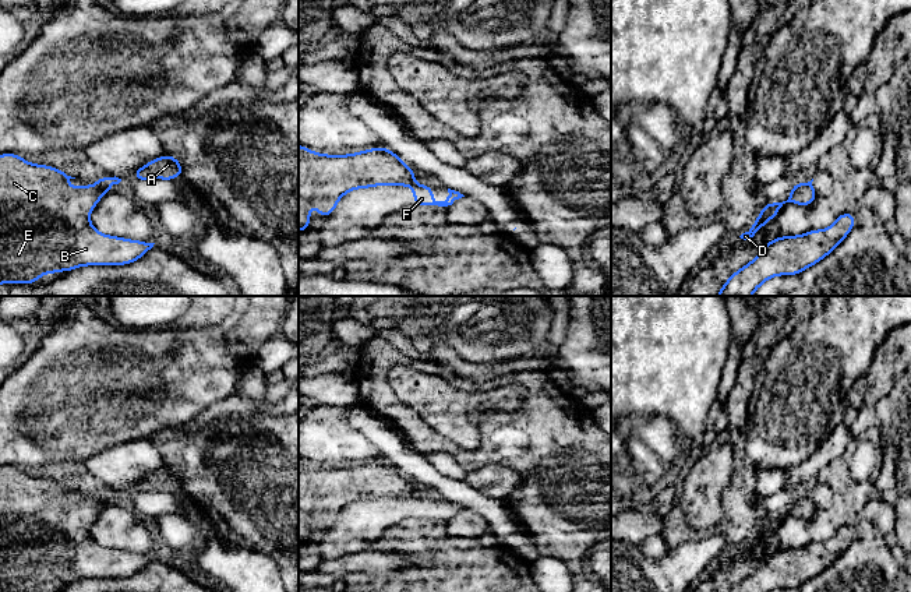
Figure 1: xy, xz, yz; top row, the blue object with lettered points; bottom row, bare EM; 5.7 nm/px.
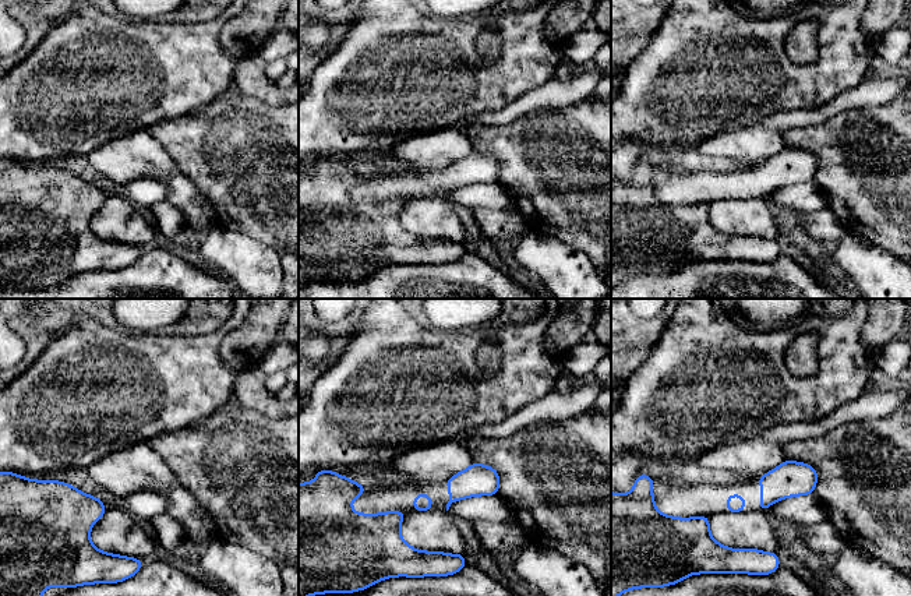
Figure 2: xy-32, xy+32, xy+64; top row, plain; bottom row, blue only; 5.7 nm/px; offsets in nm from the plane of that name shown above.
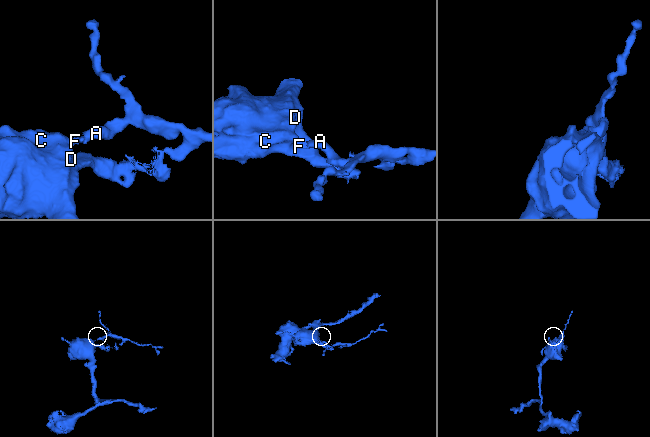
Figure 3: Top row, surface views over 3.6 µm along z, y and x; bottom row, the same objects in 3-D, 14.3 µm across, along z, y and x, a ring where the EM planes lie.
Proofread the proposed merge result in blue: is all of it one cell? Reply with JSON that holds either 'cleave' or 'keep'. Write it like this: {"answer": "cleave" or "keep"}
{"answer": "cleave"}

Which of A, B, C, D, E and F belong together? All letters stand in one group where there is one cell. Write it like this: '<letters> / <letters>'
A F / B C D E

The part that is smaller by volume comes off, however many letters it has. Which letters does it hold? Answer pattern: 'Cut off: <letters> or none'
Cut off: A, F

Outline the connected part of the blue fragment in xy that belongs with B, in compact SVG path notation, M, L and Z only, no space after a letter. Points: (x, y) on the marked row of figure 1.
M1 154L0 155L0 283L32 283L40 281L40 275L47 272L50 276L54 271L71 271L73 268L82 265L123 265L130 264L141 258L148 250L153 247L155 243L137 242L130 239L121 239L116 236L106 236L99 233L89 222L89 215L92 208L98 201L105 195L105 191L96 186L81 186L81 187L68 187L67 182L75 179L64 173L63 170L45 166L33 165L24 161L15 154Z

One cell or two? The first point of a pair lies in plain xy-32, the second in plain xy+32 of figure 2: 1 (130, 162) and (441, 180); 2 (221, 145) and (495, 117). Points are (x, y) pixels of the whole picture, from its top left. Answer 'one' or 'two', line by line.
1: two
2: two

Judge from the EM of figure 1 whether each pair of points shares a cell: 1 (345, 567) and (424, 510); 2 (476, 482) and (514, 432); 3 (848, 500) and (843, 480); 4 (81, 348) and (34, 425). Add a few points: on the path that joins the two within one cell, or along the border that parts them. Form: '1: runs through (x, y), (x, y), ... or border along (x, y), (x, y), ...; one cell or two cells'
1: border along (367, 549), (335, 559); two cells
2: border along (468, 472), (500, 464), (512, 468), (521, 476); two cells
3: runs through (848, 496), (844, 485); one cell
4: runs through (81, 367), (81, 377), (53, 405); one cell

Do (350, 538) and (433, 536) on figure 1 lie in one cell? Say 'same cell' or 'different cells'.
different cells

